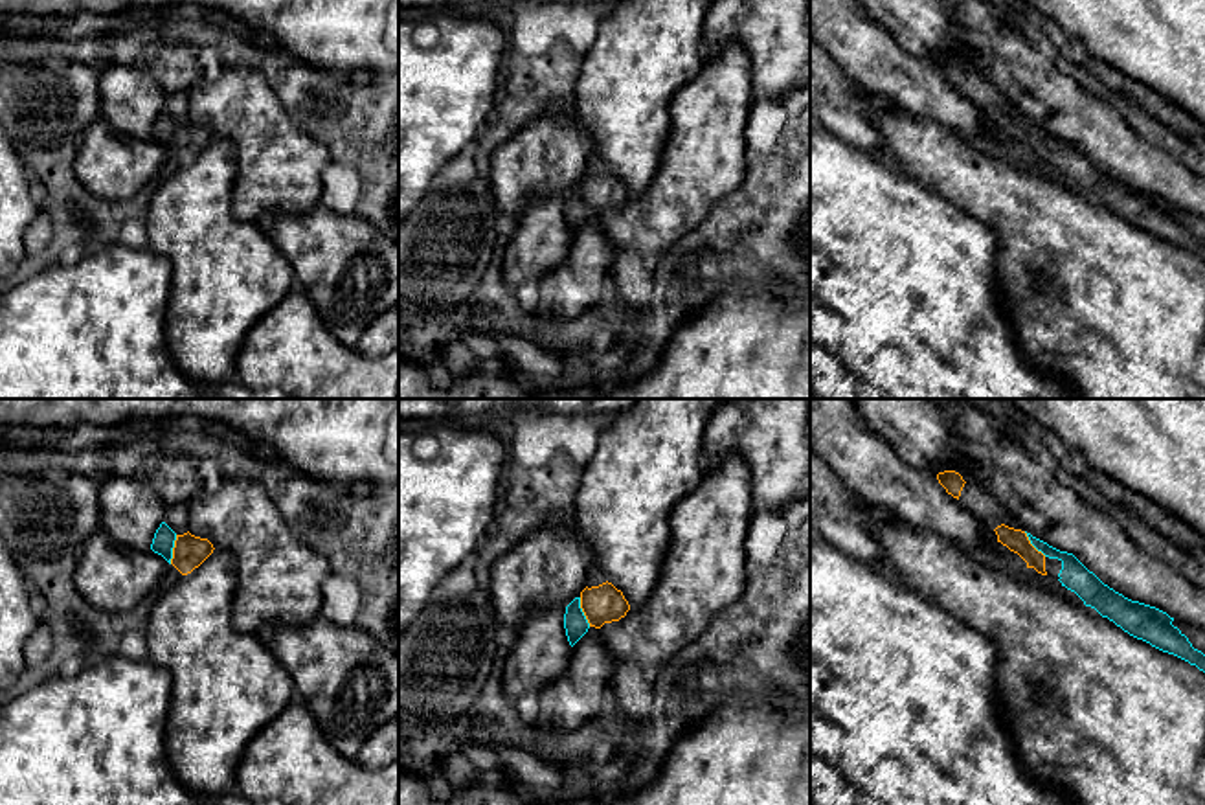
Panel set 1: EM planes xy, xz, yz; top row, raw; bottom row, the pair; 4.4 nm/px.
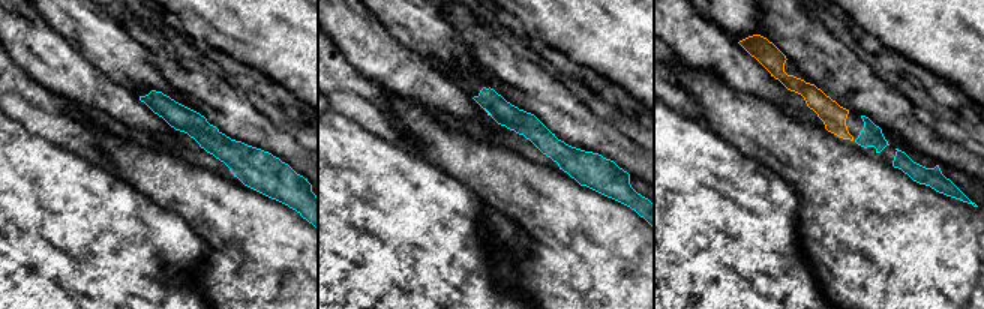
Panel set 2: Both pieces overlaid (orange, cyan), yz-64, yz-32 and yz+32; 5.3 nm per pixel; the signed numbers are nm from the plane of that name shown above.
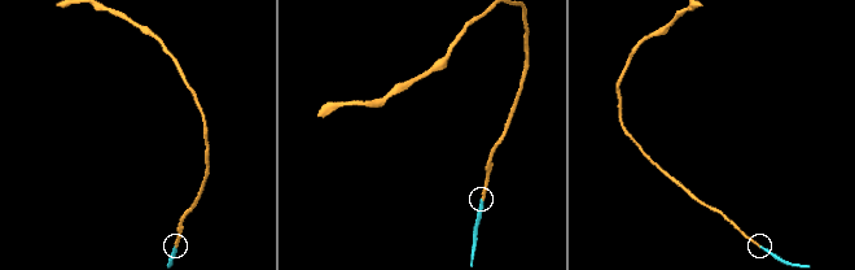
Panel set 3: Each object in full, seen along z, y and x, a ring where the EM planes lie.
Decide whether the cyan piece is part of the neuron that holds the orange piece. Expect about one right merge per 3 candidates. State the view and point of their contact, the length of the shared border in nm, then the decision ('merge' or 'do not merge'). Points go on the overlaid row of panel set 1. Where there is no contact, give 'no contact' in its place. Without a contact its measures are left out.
xy (173, 550) | 130 nm | merge

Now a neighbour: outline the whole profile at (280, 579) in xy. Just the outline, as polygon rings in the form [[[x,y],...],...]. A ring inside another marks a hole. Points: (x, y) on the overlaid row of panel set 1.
[[[224,480],[215,493],[202,489],[189,504],[189,533],[233,555],[237,590],[231,621],[239,632],[255,632],[266,621],[301,625],[320,616],[331,566],[290,531],[259,482]]]

